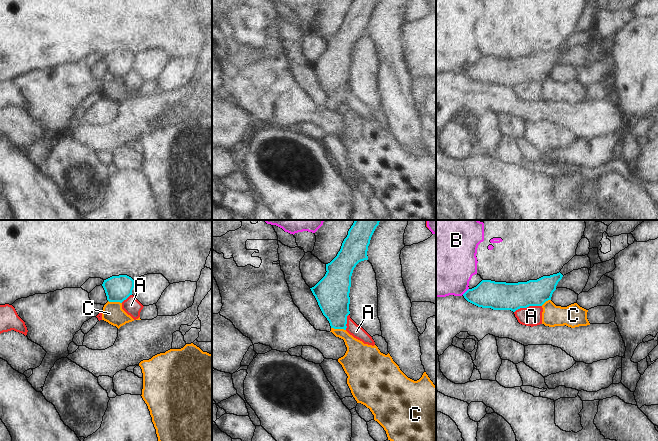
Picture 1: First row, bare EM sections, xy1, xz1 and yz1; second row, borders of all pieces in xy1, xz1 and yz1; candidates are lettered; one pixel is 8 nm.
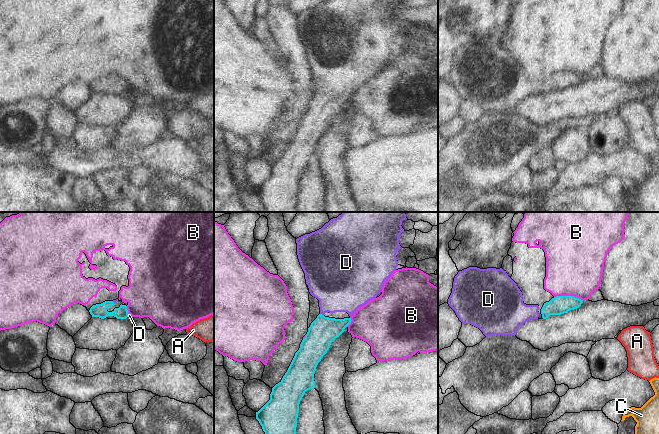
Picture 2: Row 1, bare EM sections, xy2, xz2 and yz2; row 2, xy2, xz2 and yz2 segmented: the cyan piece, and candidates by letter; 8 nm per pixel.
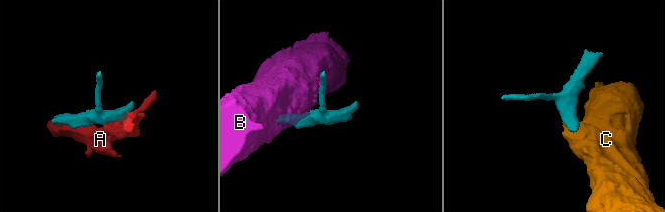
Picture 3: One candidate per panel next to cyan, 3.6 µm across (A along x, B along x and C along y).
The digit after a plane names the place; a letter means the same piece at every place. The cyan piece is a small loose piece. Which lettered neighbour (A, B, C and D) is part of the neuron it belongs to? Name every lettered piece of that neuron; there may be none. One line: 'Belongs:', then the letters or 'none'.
Belongs: D

